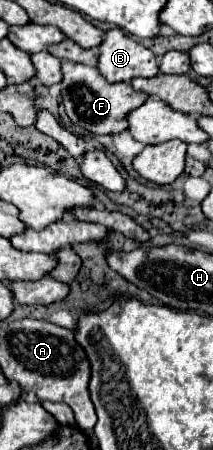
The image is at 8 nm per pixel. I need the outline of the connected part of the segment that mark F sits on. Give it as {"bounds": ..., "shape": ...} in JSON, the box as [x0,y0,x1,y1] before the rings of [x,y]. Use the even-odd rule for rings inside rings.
{"bounds":[61,62,147,134],"shape":[[[63,62],[61,76],[63,76],[61,102],[65,106],[65,112],[73,124],[77,124],[79,128],[83,128],[87,132],[95,132],[95,134],[123,132],[127,128],[125,114],[131,112],[133,108],[137,108],[139,104],[143,104],[147,98],[147,94],[133,90],[131,84],[127,84],[127,82],[117,82],[117,84],[107,82],[93,66]]]}

